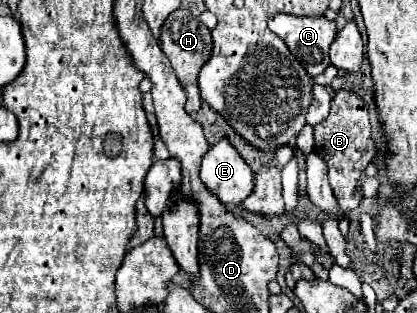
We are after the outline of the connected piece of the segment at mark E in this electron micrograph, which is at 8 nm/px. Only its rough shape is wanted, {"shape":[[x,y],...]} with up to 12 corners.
{"shape":[[225,138],[203,156],[201,180],[227,206],[253,192],[251,168]]}

